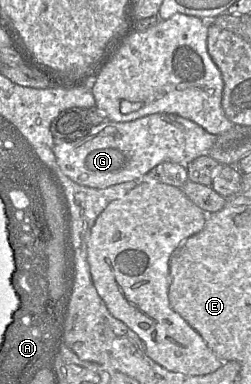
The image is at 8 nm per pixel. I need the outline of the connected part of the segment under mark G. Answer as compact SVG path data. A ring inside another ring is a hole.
M158 113L128 122L102 122L92 126L89 133L82 138L57 144L54 152L60 170L70 180L82 186L102 189L131 180L144 179L152 168L163 162L187 167L194 159L208 155L217 138L217 135L208 133L188 119L176 114Z

